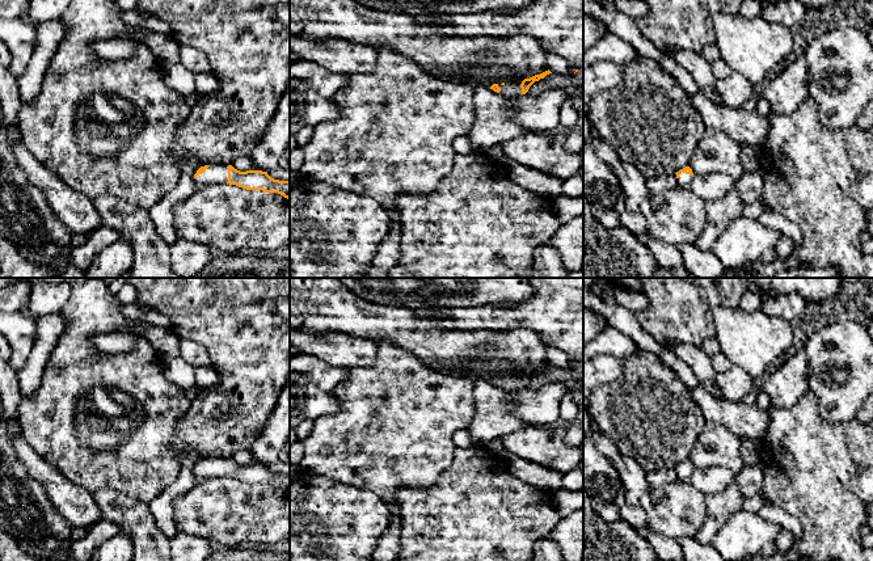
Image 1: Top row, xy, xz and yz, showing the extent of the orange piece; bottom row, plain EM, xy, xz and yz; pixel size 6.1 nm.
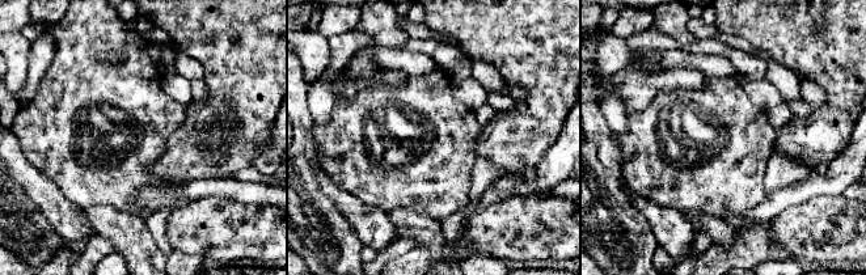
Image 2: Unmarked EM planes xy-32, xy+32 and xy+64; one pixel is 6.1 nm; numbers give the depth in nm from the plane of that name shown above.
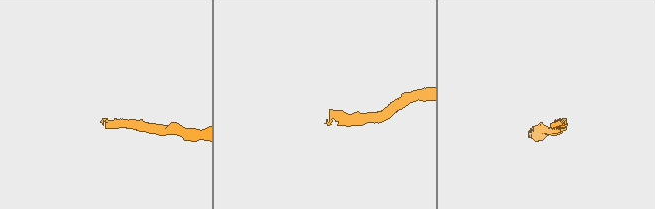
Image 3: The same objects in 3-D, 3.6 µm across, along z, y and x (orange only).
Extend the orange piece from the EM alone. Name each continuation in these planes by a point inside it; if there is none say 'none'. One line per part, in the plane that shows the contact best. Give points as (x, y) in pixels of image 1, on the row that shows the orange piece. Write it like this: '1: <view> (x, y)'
1: yz (663, 181)

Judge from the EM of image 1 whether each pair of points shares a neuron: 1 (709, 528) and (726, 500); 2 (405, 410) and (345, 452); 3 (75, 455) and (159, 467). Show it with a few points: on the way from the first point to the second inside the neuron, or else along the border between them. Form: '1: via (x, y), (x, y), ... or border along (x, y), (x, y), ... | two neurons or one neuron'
1: via (716, 522), (721, 506) | one neuron
2: via (391, 425), (374, 442), (359, 444) | one neuron
3: via (96, 459), (134, 460), (138, 463) | one neuron

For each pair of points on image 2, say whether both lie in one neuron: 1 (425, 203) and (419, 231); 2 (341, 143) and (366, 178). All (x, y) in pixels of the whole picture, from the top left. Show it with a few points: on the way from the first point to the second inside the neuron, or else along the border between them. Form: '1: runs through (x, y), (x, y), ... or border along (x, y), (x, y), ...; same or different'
1: border along (392, 210), (409, 208), (439, 221); different
2: runs through (350, 152), (366, 169); same

